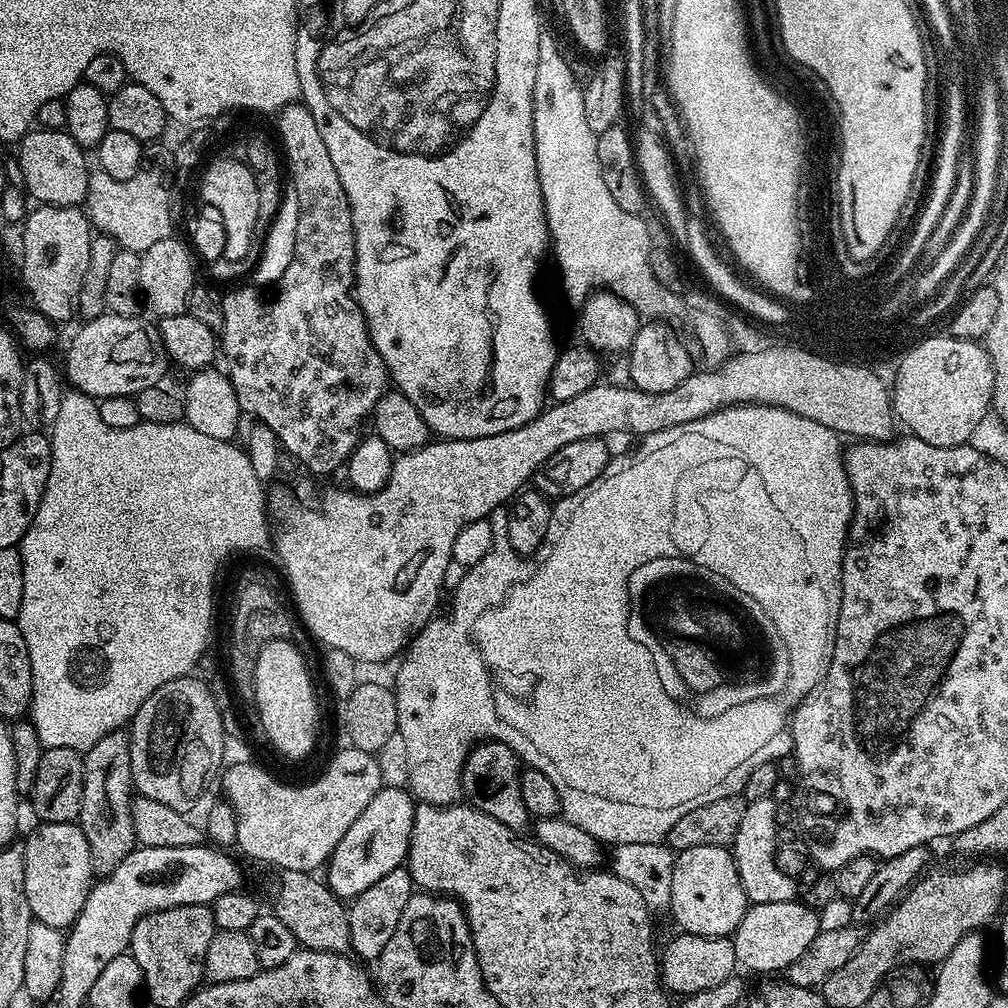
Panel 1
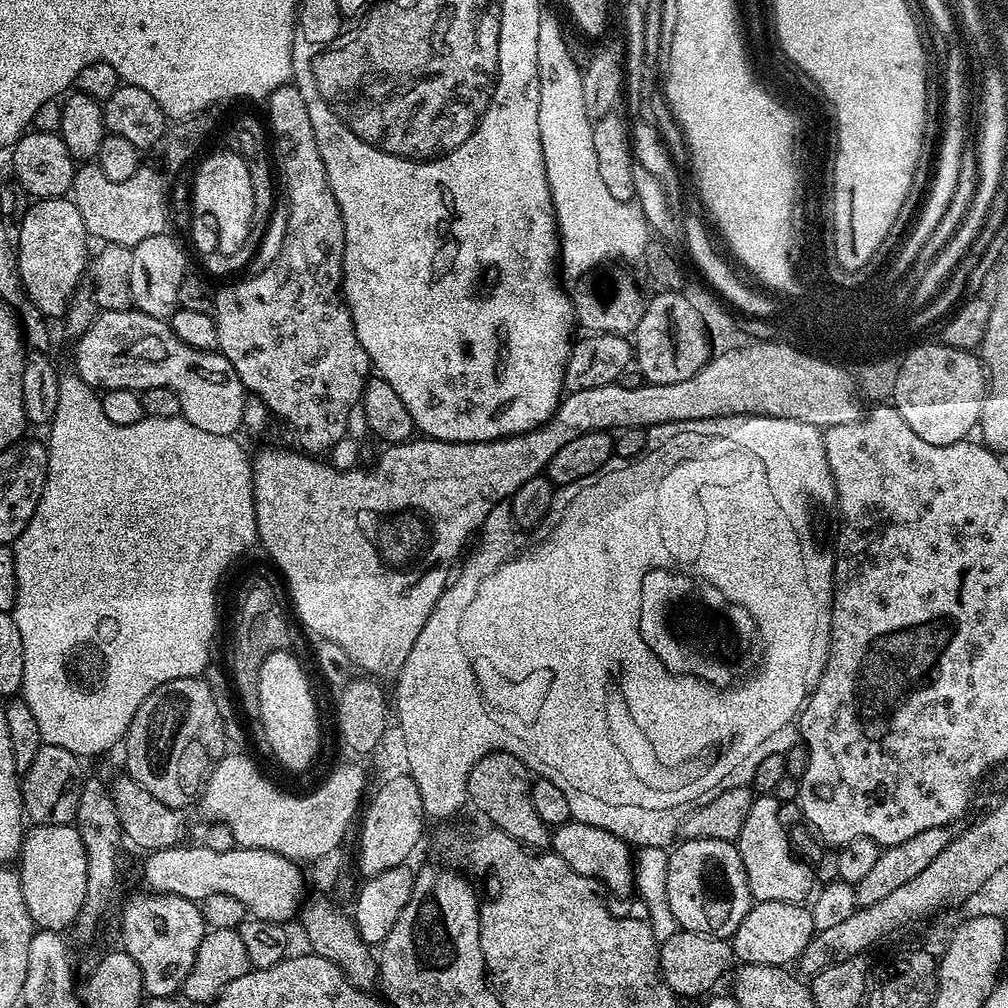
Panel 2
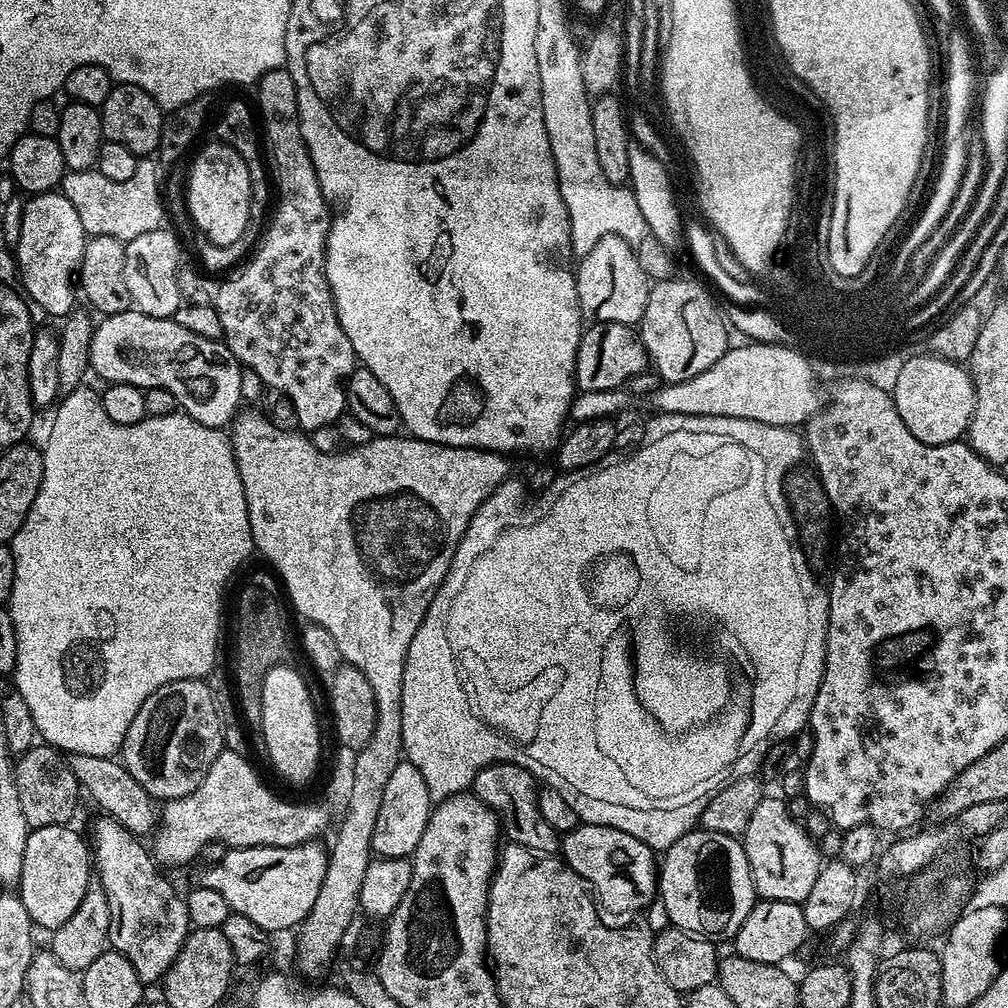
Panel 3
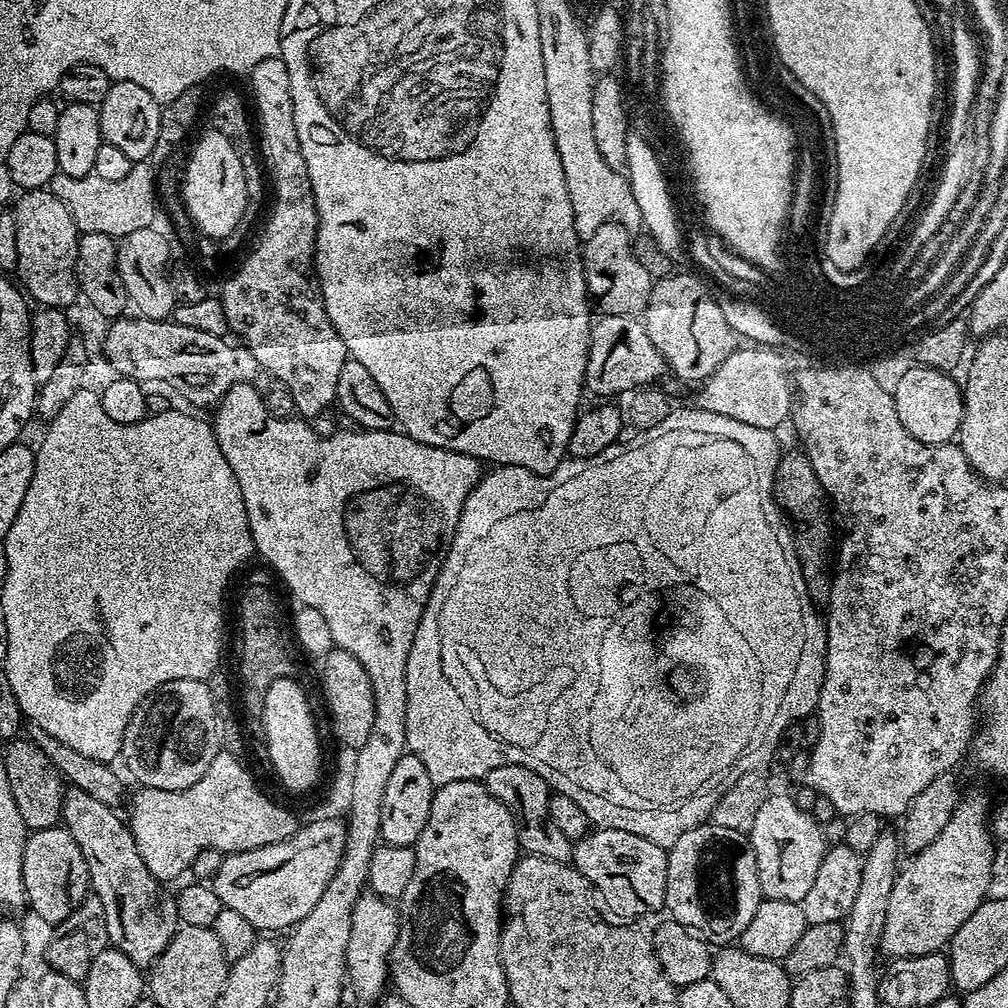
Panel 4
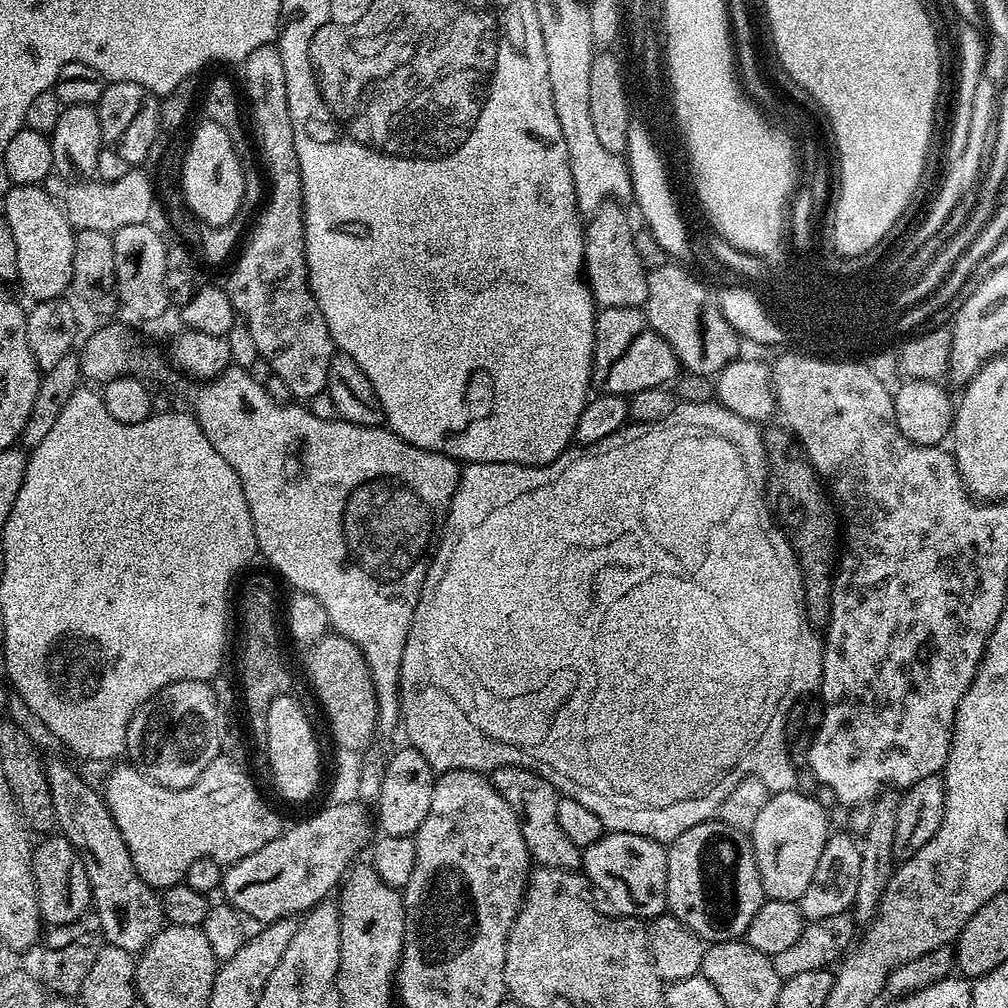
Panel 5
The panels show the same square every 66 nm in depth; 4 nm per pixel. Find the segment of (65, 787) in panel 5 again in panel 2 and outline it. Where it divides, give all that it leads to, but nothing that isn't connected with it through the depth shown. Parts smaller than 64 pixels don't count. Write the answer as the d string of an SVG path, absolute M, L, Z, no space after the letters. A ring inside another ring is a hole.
M139 891L125 902L120 912L122 951L138 964L144 991L149 997L172 998L183 989L186 974L190 974L190 966L194 966L206 925L197 901L169 892Z

